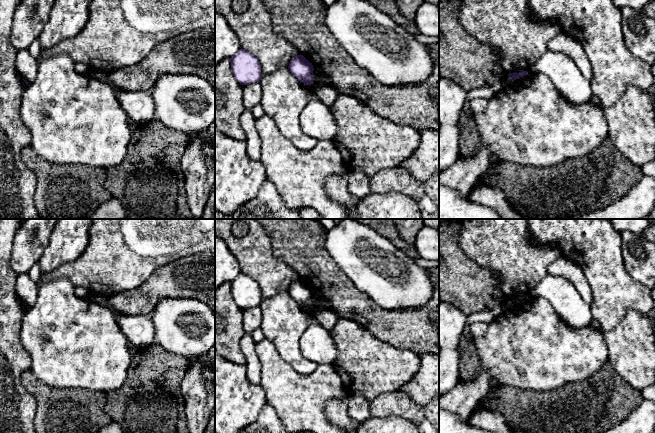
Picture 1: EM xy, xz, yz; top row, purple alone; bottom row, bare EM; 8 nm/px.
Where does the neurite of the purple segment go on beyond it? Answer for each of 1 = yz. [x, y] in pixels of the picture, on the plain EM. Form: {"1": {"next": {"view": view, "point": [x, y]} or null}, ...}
{"1": {"next": null}}

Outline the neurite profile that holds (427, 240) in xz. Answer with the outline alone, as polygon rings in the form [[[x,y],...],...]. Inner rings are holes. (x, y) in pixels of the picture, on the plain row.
[[[423,227],[416,235],[414,246],[419,258],[439,261],[439,230]]]

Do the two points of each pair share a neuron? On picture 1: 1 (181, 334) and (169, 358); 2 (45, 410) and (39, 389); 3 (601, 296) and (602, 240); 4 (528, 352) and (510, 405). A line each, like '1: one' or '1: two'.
1: two
2: one
3: one
4: two

